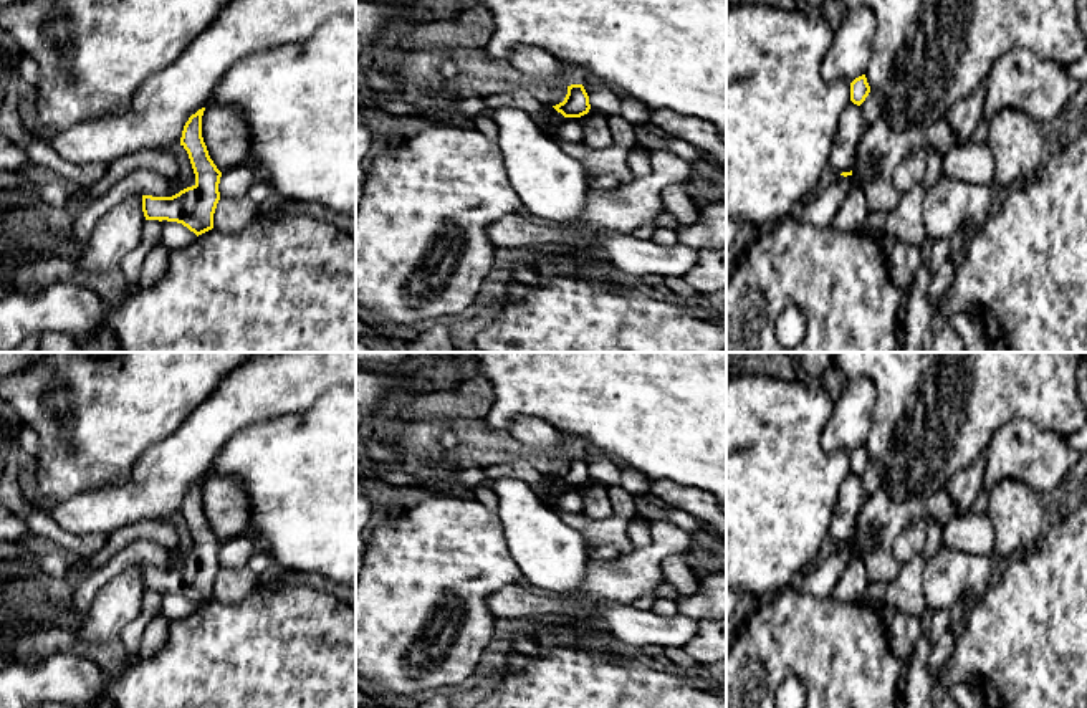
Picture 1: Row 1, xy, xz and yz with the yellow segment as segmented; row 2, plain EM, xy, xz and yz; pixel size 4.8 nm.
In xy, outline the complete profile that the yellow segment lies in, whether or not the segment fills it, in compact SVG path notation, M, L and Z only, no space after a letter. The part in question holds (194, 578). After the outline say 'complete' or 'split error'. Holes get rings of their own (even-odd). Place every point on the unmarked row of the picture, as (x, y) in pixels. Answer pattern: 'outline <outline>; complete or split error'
outline M205 478L189 488L180 508L180 516L187 521L195 544L195 554L172 567L142 566L146 591L177 592L197 607L213 599L213 584L220 571L218 554L222 548L202 508L204 481Z; complete

